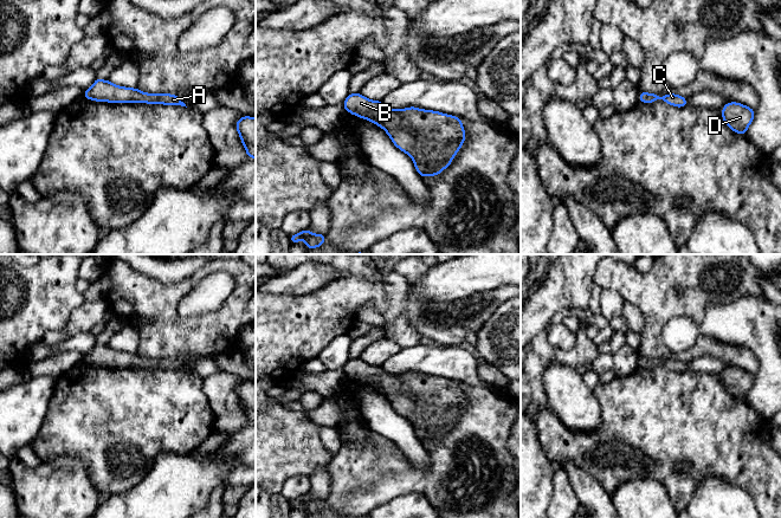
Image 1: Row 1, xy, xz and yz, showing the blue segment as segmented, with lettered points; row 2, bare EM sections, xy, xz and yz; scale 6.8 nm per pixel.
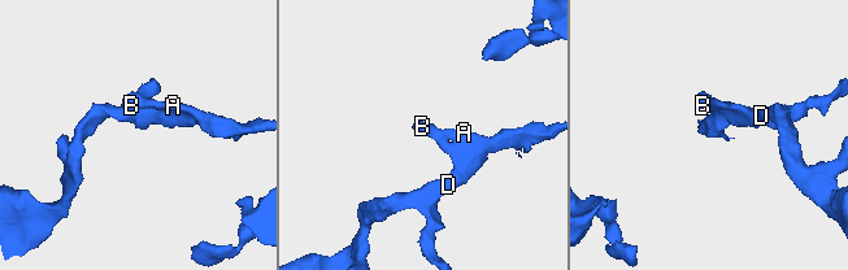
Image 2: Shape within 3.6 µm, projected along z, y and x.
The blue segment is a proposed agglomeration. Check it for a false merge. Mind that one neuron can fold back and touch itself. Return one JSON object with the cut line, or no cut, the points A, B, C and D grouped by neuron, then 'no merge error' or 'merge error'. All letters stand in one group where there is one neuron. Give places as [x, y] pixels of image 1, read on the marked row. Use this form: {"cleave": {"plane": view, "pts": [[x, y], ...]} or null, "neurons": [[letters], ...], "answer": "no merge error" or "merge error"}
{"cleave": null, "neurons": [["A", "B", "C", "D"]], "answer": "no merge error"}

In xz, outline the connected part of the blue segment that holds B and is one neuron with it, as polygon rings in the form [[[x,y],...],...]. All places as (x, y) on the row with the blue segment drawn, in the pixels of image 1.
[[[349,93],[343,102],[343,108],[351,115],[368,119],[382,128],[394,145],[412,157],[421,177],[437,176],[447,168],[466,138],[462,119],[457,116],[415,106],[395,110],[386,106],[382,102],[370,101],[361,93]]]

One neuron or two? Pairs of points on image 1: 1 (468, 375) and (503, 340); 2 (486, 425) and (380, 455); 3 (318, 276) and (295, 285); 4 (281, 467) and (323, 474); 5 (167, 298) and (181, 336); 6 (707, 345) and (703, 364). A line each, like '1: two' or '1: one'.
1: two
2: one
3: one
4: two
5: one
6: two

